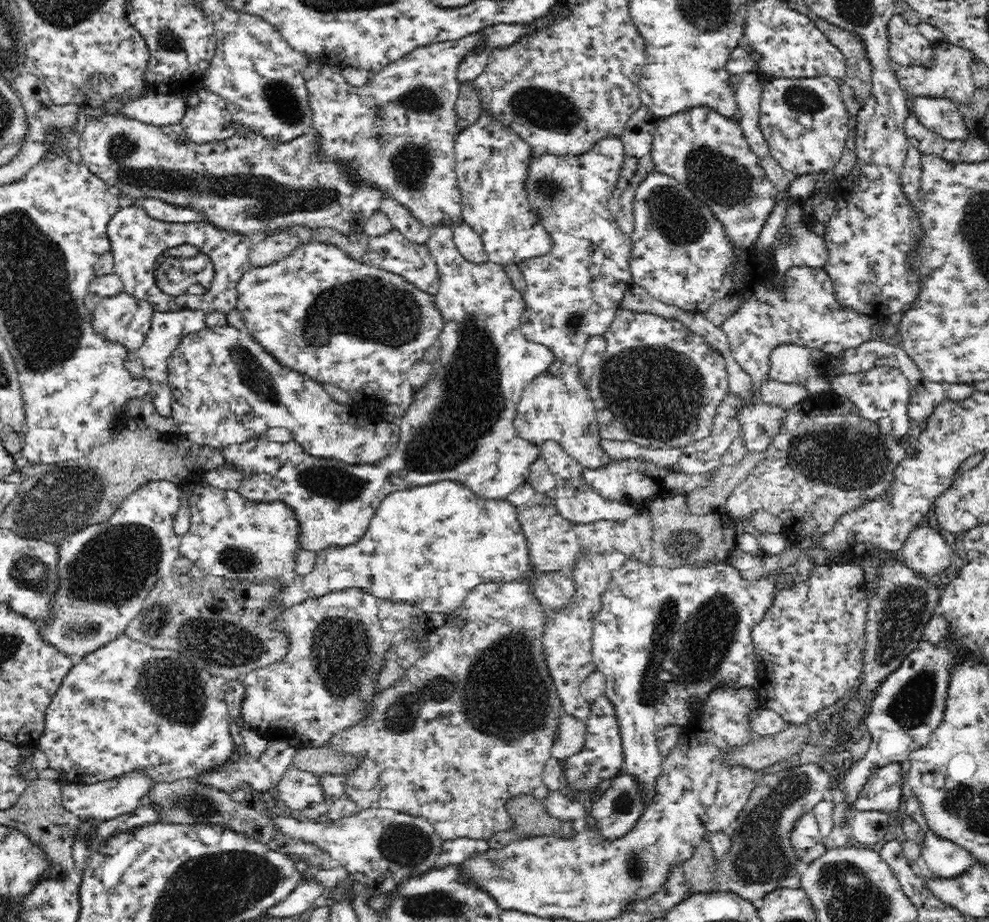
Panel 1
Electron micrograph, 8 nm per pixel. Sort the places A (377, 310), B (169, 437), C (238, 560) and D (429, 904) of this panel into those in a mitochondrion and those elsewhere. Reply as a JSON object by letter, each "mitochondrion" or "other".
{"A":"mitochondrion","B":"other","C":"mitochondrion","D":"mitochondrion"}

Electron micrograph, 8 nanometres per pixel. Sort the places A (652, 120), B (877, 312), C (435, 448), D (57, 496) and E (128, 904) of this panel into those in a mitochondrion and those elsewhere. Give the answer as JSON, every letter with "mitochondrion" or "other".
{"A":"other","B":"other","C":"mitochondrion","D":"mitochondrion","E":"other"}

